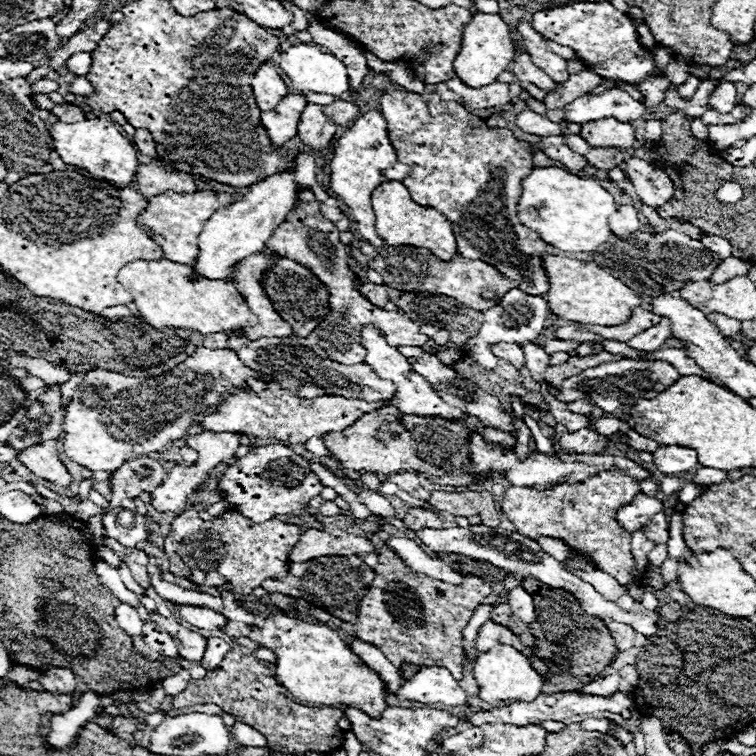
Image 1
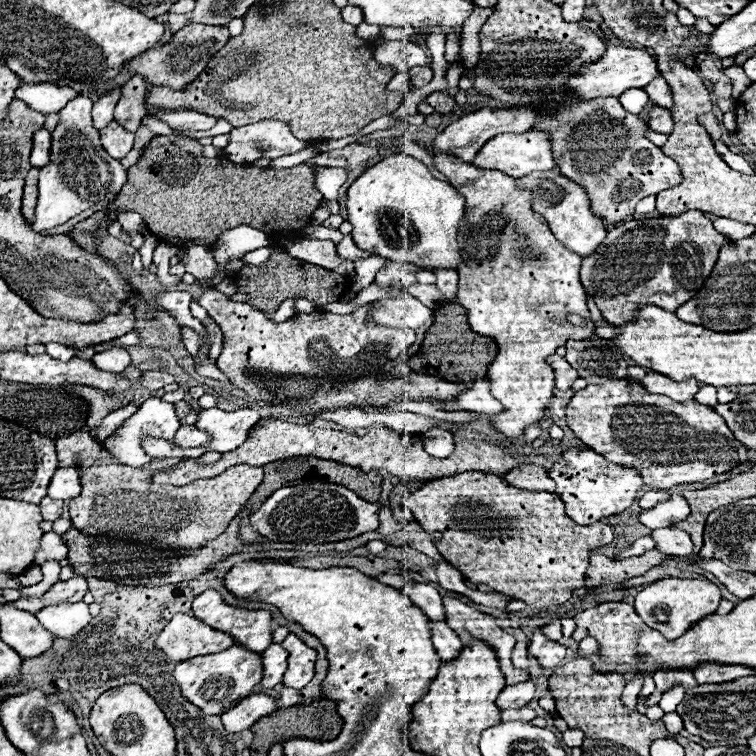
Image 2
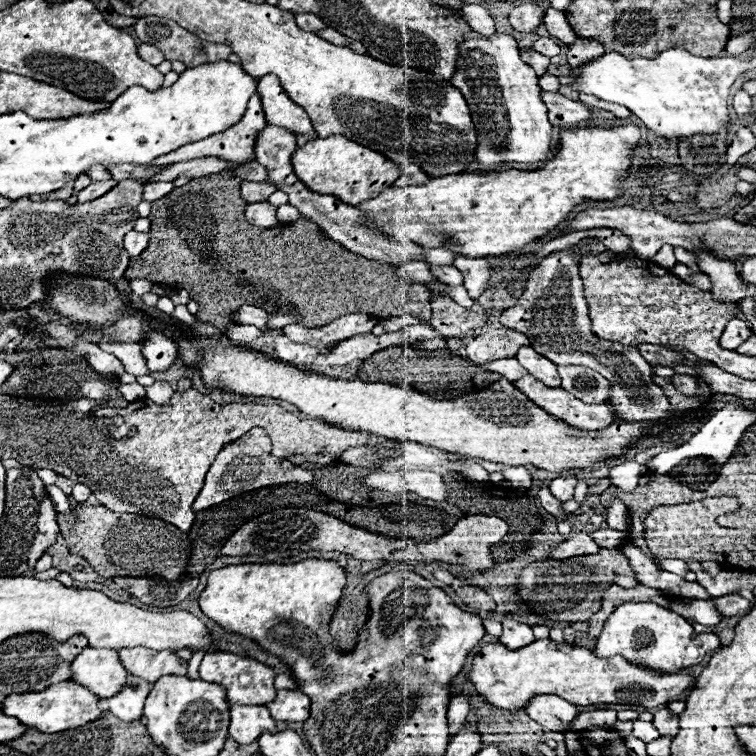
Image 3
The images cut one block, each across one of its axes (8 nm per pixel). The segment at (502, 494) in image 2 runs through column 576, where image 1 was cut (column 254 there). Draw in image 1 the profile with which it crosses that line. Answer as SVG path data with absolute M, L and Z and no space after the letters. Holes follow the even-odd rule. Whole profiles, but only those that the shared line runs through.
M194 508L174 518L170 534L164 538L164 552L170 560L170 572L196 580L198 586L228 588L234 594L252 594L266 578L288 574L288 552L300 538L300 528L276 518L252 524L240 512L228 510L212 522L198 518Z

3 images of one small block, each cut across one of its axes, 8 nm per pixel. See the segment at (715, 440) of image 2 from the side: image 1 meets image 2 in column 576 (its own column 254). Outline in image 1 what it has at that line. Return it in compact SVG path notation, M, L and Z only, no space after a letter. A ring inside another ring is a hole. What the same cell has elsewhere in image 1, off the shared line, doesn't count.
M268 384L264 392L252 392L250 388L240 388L240 392L230 394L220 406L210 414L200 416L198 424L210 432L234 432L254 438L276 438L284 444L304 444L308 438L318 438L328 432L342 432L362 414L382 408L384 402L364 402L350 400L342 396L318 396L312 400L298 398L278 384Z

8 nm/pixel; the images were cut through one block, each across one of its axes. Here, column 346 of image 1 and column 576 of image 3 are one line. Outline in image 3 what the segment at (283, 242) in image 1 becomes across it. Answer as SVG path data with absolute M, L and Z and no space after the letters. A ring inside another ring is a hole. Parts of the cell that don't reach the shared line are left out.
M572 246L560 252L546 256L532 272L526 284L524 294L518 298L518 304L504 310L500 324L504 328L514 328L530 336L530 346L552 360L554 364L582 364L594 368L612 382L610 402L622 420L646 422L646 420L664 420L670 408L660 386L654 384L650 376L648 362L640 356L638 348L622 346L606 340L598 340L590 330L588 306L582 292L582 280L578 274L580 248ZM644 364L644 366L634 366Z

